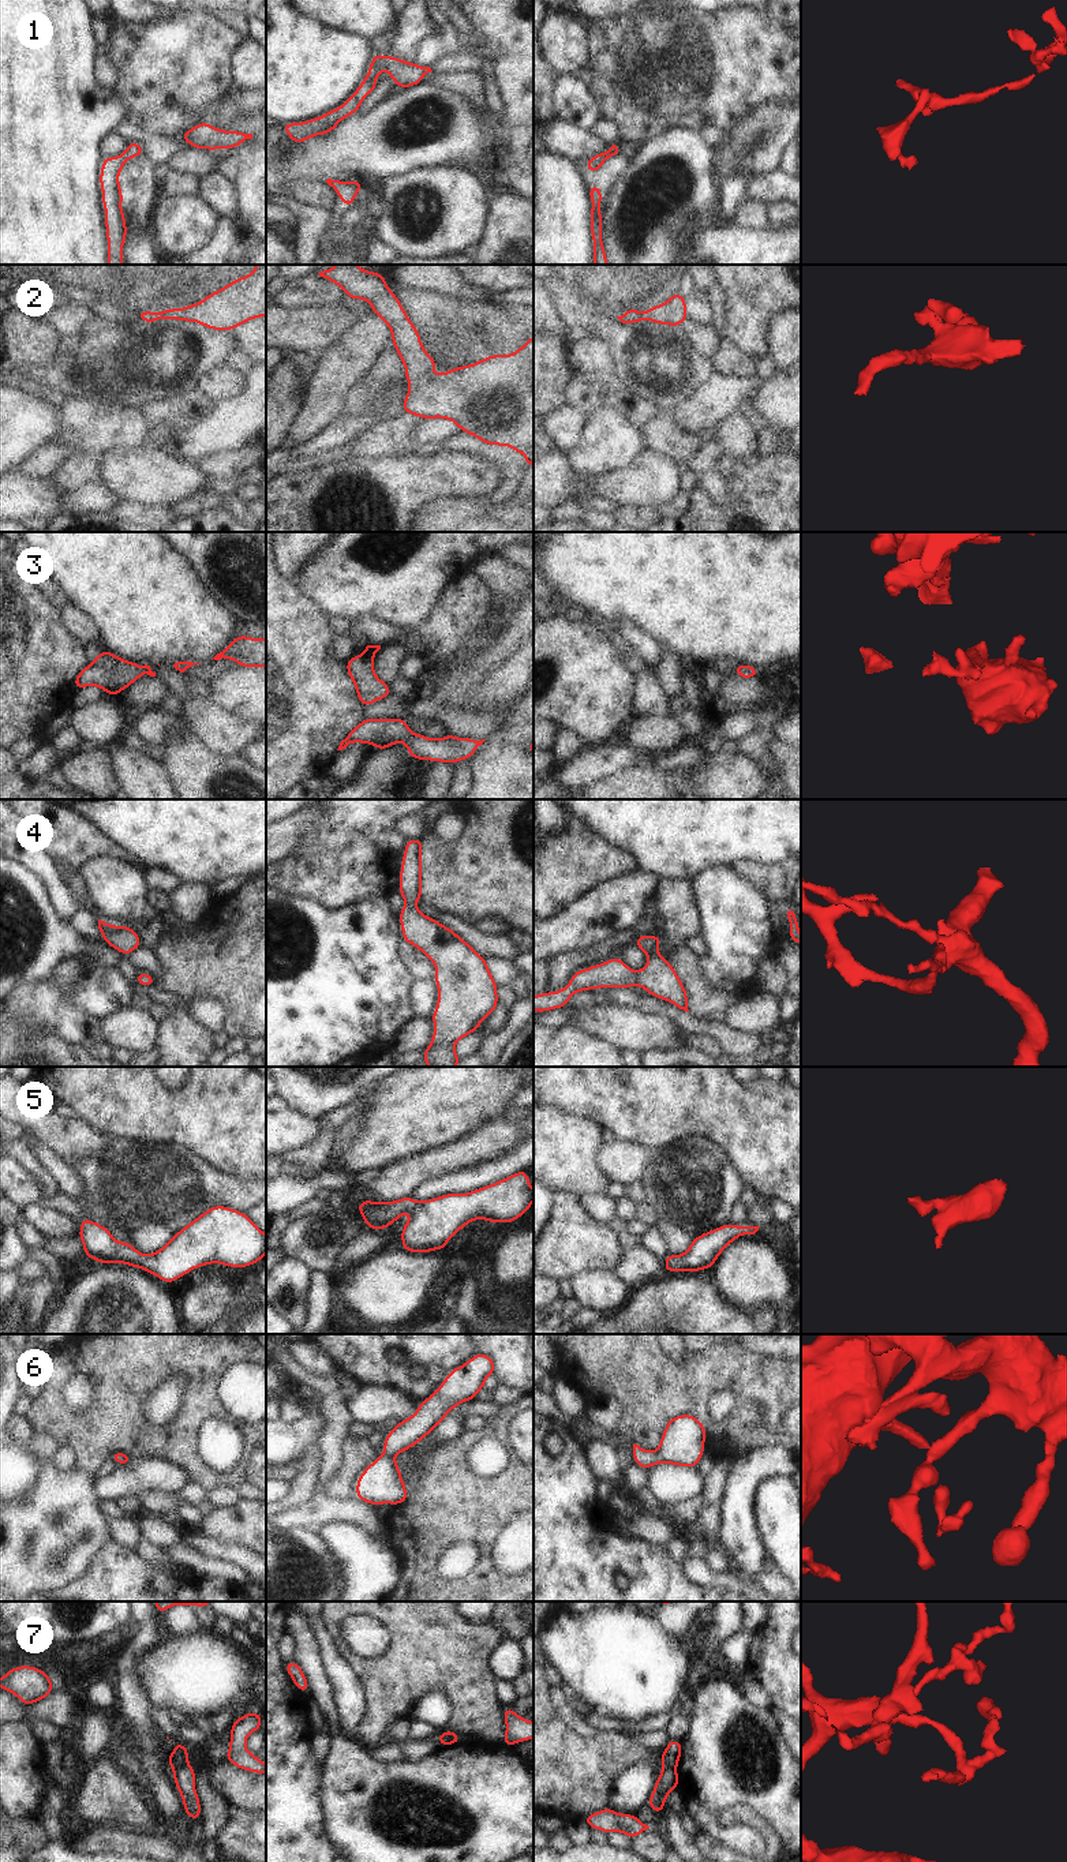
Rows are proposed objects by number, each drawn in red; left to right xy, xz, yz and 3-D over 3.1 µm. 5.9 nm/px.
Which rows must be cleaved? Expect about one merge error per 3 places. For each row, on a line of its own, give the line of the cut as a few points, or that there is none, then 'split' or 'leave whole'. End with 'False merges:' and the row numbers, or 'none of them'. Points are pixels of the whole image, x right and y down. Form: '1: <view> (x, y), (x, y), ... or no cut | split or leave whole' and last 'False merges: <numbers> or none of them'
1: no cut | leave whole
2: no cut | leave whole
3: no cut | leave whole
4: no cut | leave whole
5: no cut | leave whole
6: no cut | leave whole
7: xy (187, 1761), (173, 1769) | split
False merges: 7

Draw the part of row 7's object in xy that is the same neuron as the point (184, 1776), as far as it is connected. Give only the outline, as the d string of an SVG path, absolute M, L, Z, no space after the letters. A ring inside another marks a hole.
M188 1762L173 1769L173 1782L183 1798L184 1813L192 1820L201 1820L201 1802L195 1790L195 1776L195 1771Z

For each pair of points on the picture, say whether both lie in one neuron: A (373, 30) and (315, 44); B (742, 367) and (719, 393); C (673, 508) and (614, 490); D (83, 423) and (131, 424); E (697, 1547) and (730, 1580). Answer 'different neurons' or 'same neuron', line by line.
A: different neurons
B: different neurons
C: different neurons
D: same neuron
E: different neurons

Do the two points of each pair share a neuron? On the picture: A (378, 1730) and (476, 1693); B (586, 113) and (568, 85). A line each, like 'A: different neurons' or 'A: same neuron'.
A: same neuron
B: same neuron

